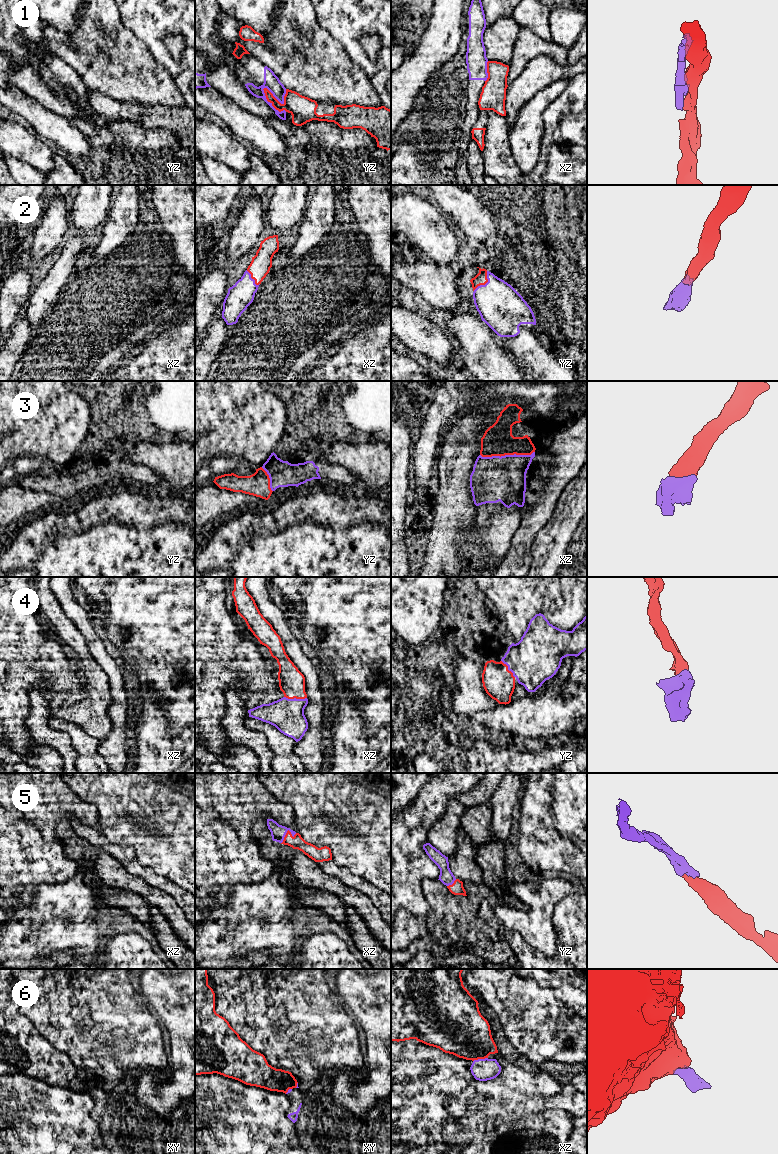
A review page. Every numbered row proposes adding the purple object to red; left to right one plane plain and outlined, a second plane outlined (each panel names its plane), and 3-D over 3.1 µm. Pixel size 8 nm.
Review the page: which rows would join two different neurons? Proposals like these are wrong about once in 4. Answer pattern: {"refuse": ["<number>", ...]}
{"refuse": ["1"]}

